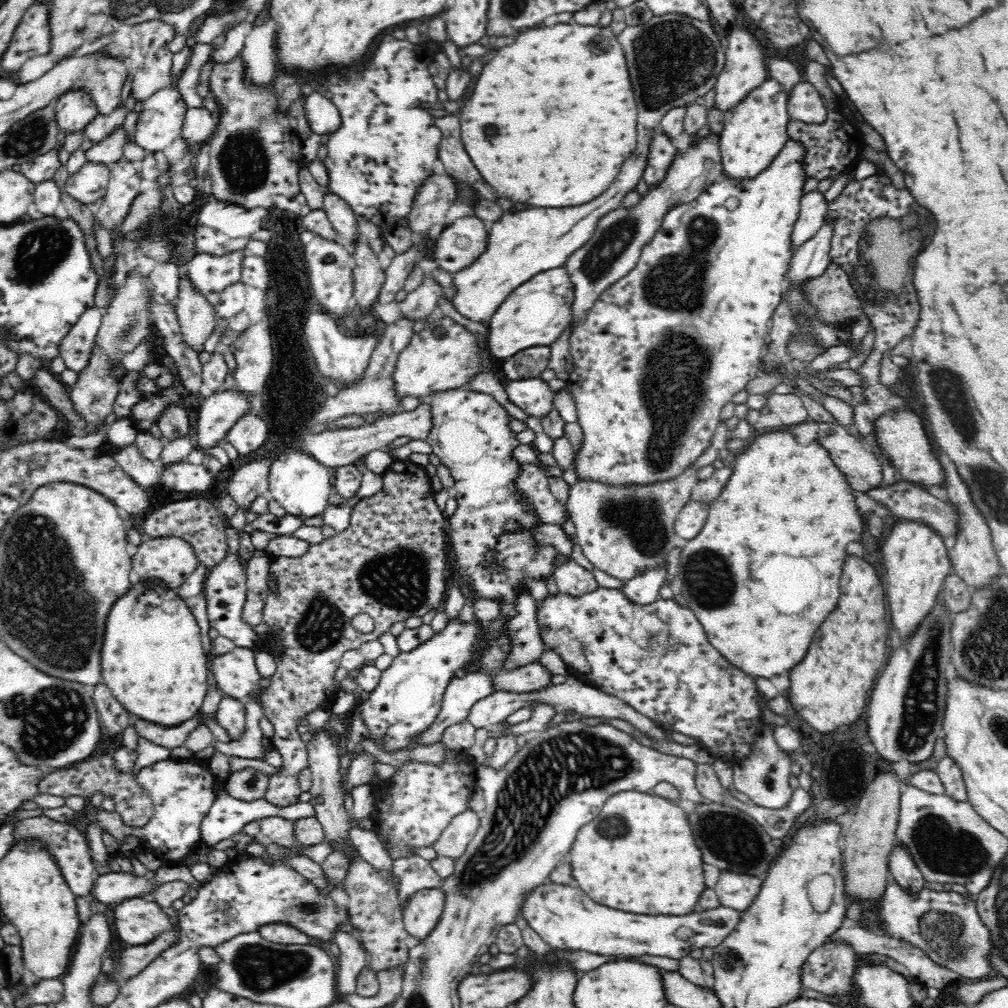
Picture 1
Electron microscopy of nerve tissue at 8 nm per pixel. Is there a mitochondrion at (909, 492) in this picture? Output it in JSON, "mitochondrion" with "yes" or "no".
{"mitochondrion":"no"}

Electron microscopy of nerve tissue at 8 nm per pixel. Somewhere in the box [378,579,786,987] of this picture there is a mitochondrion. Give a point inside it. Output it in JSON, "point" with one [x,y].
{"point":[573,761]}

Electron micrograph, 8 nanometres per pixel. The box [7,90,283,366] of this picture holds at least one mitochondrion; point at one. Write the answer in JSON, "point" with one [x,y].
{"point":[41,256]}

